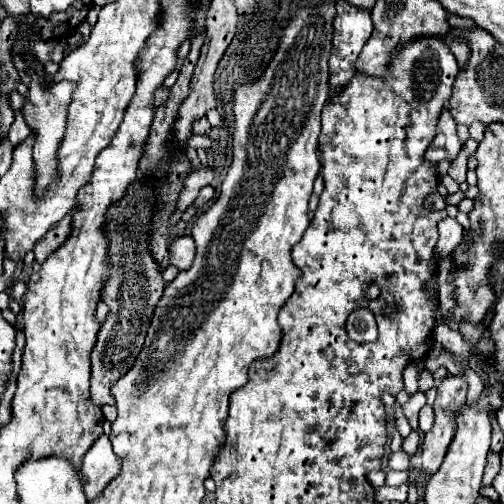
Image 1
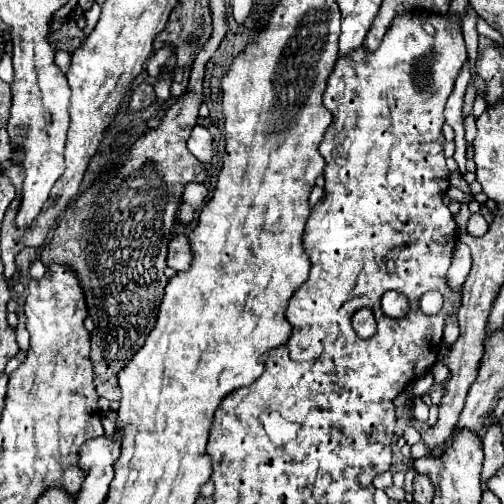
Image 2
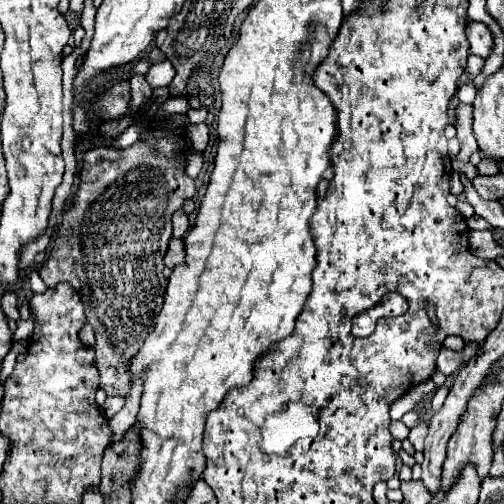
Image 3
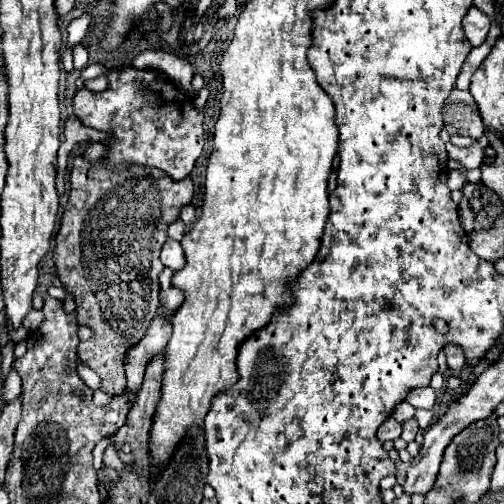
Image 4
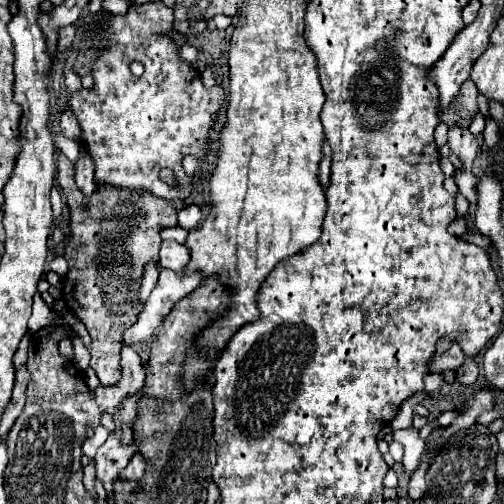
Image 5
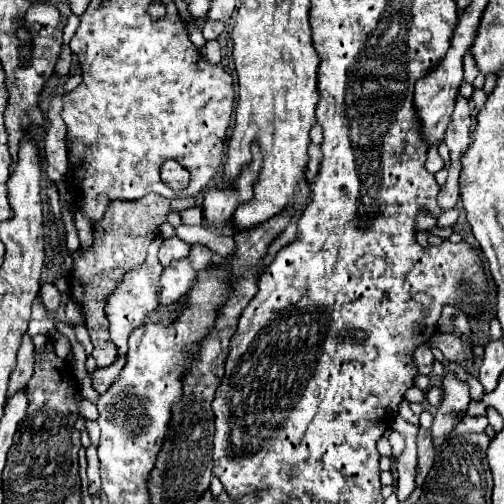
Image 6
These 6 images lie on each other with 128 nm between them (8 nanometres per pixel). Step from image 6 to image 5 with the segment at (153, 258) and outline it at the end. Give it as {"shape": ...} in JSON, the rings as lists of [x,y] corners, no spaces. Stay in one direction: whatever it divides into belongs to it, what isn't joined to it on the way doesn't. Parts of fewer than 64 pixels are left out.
{"shape":[[[154,260],[144,264],[144,272],[142,272],[142,278],[140,278],[140,304],[144,304],[148,300],[152,288],[156,286],[158,274],[160,274],[160,266]]]}

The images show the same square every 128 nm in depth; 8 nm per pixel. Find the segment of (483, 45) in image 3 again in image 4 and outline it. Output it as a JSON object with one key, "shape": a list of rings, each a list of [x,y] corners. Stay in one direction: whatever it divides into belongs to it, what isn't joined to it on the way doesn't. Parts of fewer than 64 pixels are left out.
{"shape":[[[472,6],[468,10],[468,14],[464,16],[462,20],[462,26],[464,26],[464,32],[466,32],[466,38],[470,40],[472,46],[480,46],[490,30],[490,18],[476,6]]]}

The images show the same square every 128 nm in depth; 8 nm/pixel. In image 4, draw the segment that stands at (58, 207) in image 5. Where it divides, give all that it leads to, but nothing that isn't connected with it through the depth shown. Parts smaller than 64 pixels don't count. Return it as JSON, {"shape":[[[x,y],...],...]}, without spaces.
{"shape":[[[68,116],[68,120],[64,122],[64,142],[60,144],[60,148],[58,150],[57,155],[57,165],[58,165],[58,175],[62,179],[60,184],[57,184],[57,192],[59,196],[62,196],[66,192],[66,181],[64,180],[65,171],[68,167],[68,157],[74,146],[79,142],[102,142],[104,138],[106,138],[106,134],[102,134],[102,132],[98,132],[98,130],[92,130],[92,128],[86,128],[76,116]]]}

